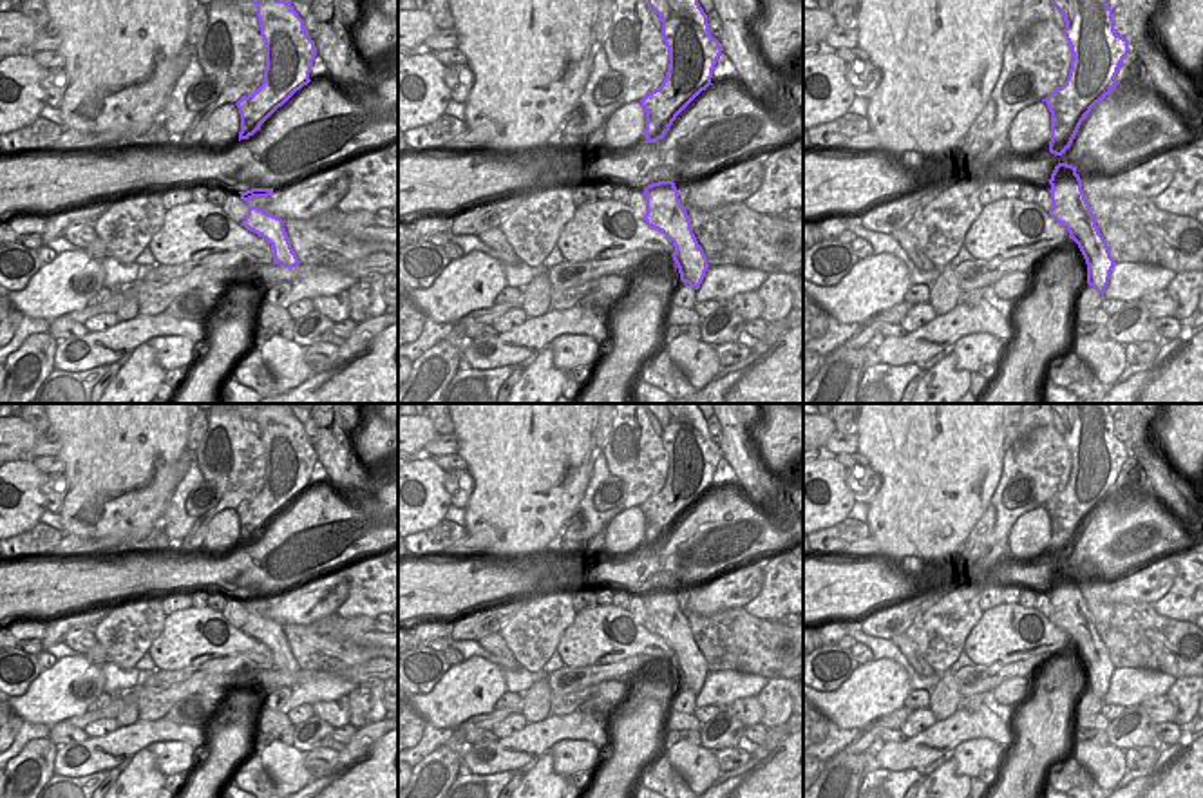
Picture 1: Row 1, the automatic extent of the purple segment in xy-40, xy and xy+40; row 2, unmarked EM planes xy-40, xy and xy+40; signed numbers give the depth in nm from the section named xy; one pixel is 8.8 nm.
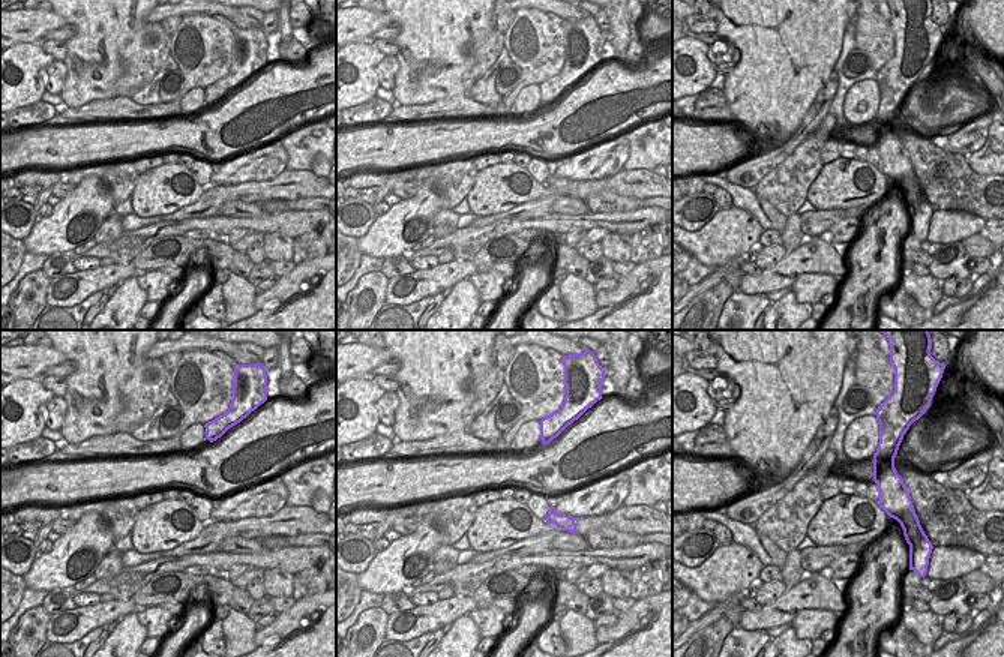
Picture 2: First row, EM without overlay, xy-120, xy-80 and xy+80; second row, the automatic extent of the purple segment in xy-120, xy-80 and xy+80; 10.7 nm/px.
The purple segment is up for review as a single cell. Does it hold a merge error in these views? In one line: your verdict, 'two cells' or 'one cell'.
two cells

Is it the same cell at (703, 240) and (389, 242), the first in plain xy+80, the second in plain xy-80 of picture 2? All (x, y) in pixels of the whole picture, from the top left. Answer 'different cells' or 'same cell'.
same cell

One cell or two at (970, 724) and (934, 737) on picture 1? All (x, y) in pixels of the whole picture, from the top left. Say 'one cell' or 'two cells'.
one cell

